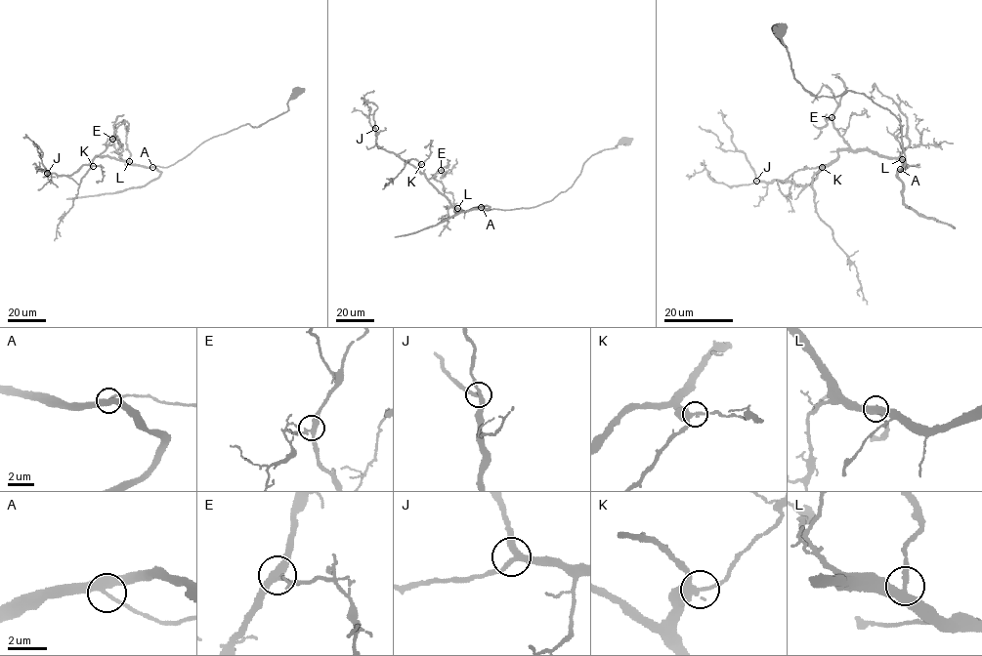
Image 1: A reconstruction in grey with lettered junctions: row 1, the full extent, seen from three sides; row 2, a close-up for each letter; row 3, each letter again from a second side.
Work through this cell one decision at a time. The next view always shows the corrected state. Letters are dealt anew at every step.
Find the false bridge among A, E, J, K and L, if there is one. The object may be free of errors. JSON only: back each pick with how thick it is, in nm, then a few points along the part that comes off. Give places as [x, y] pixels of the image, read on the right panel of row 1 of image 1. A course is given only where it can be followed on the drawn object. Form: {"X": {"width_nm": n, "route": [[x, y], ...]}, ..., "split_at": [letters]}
{"split_at": []}

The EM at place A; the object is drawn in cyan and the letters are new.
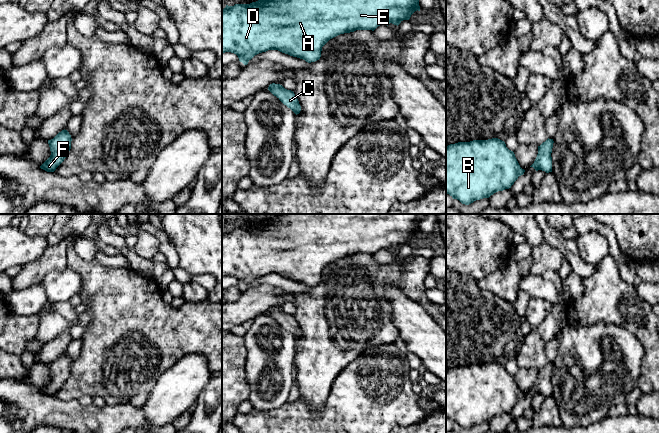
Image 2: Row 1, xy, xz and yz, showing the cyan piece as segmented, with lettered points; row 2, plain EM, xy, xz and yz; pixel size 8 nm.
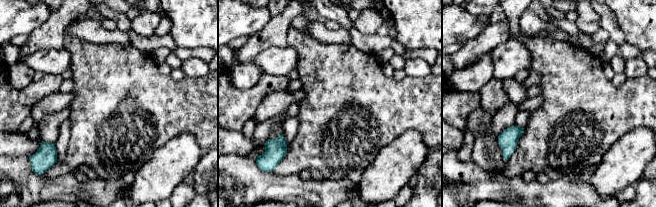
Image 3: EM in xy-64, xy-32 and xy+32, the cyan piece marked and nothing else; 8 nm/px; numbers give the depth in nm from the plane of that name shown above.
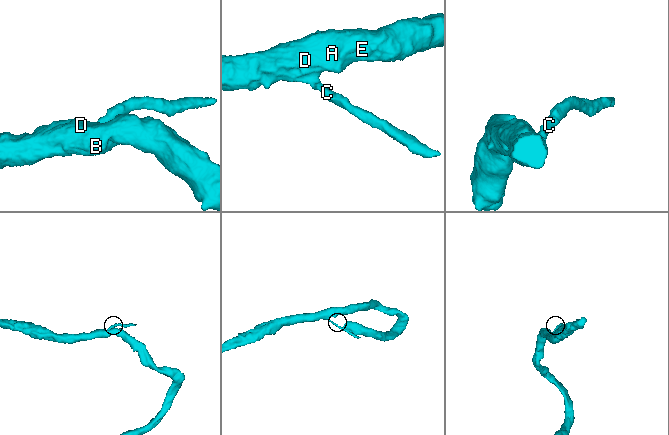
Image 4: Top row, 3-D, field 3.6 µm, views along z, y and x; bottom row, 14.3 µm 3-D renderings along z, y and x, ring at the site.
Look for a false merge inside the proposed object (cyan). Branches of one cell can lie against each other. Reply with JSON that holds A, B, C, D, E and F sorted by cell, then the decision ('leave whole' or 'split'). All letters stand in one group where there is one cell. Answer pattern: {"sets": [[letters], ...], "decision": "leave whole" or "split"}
{"sets": [["A", "B", "C", "D", "E", "F"]], "decision": "leave whole"}

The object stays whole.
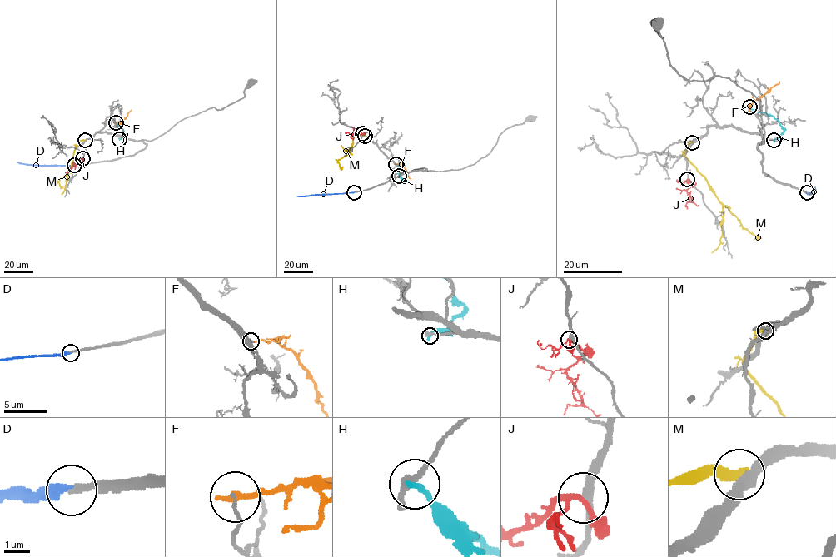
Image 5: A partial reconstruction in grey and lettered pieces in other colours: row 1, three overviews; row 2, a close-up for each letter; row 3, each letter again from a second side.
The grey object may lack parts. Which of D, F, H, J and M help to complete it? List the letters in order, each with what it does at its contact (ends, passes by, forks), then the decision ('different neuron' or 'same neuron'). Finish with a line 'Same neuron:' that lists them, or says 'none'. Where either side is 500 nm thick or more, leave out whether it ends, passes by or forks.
D: it ends | same neuron
F: it ends | different neuron
H: it ends | different neuron
J: it forks | different neuron
M: it ends | different neuron
Same neuron: D

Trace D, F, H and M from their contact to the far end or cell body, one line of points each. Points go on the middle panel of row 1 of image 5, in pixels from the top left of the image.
D: (354, 192), (297, 196)
F: (395, 163), (402, 165), (410, 178)
H: (399, 176), (405, 181), (398, 172), (398, 163)
M: (365, 136), (357, 132), (355, 134), (348, 154), (337, 160), (341, 170)

